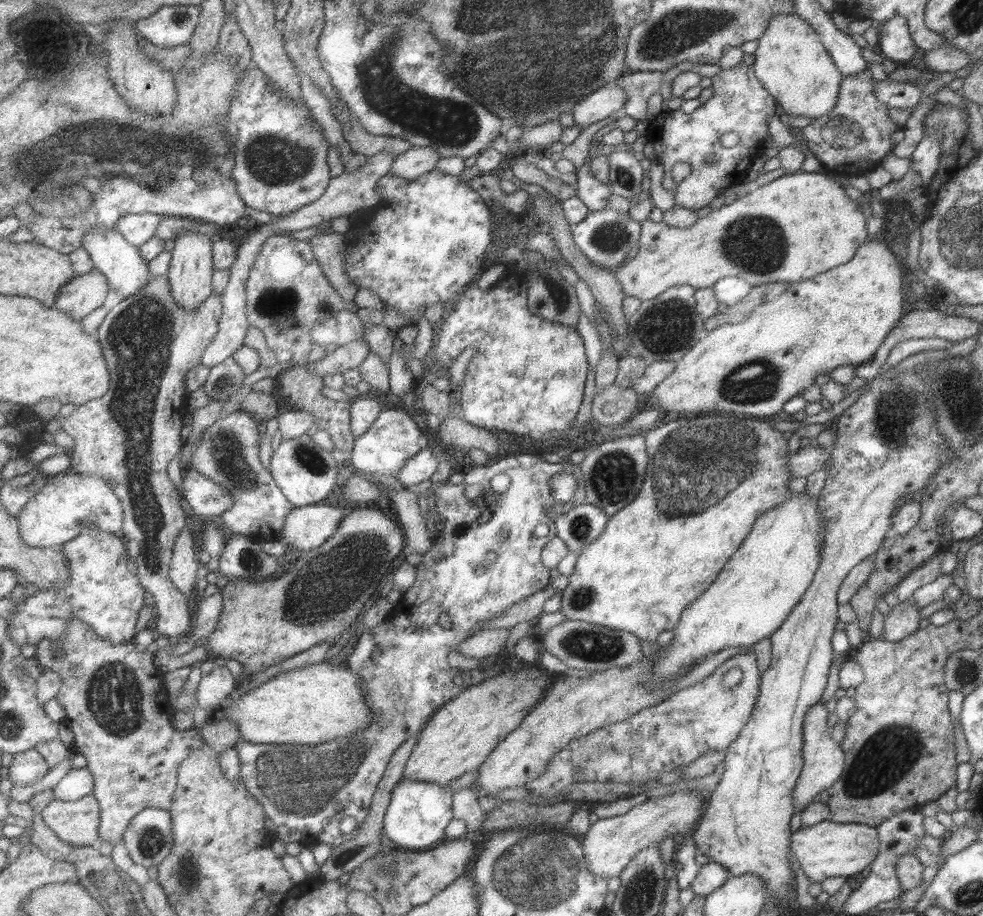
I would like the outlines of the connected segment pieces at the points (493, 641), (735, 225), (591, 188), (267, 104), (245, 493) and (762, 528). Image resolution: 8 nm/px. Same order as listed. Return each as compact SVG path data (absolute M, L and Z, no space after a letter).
M497 629L475 633L465 639L459 645L459 654L467 658L476 658L477 660L485 659L487 656L494 656L501 648L505 647L509 640L510 629Z
M801 171L794 172L793 174L785 173L765 185L752 187L748 193L741 194L736 199L727 200L726 204L722 205L721 208L718 210L713 209L707 216L697 219L693 225L689 225L687 228L671 227L663 223L663 221L653 222L648 219L641 221L637 253L634 257L627 259L621 266L617 267L614 270L614 275L617 277L617 282L621 284L623 296L633 296L640 301L651 300L675 285L687 284L694 289L711 287L719 279L728 276L742 278L752 286L775 282L801 282L801 280L807 280L807 278L811 278L815 274L821 274L821 272L825 272L825 270L829 270L829 268L833 268L837 264L849 262L853 258L857 247L871 240L867 236L866 217L855 204L856 202L849 200L845 196L845 190L841 185L830 180L830 174L828 173Z
M588 154L578 173L579 197L588 211L597 211L606 207L611 192L607 184L597 181L589 172L591 159L591 155Z
M255 65L245 70L244 78L236 90L238 92L232 103L231 114L228 114L228 118L231 116L231 127L237 136L235 166L231 175L237 181L237 189L245 203L251 209L279 217L291 215L320 200L329 188L333 176L329 172L327 162L330 145L323 135L323 130L318 126L319 122L312 116L312 111L308 106L301 107L283 95L266 73Z
M236 410L233 413L221 413L219 419L205 429L199 438L195 451L191 454L190 469L197 469L205 477L213 479L215 483L223 485L233 493L233 506L227 512L221 514L217 519L221 521L223 528L227 528L229 533L243 534L251 537L261 544L269 541L283 542L283 528L287 516L295 510L293 501L281 490L279 484L273 477L270 469L265 468L260 456L261 440L263 436L263 426L258 416L247 410Z
M801 491L791 493L791 497L781 504L757 516L744 542L721 568L715 581L680 615L679 623L672 630L673 638L653 662L653 673L657 673L661 680L668 680L674 678L681 667L687 667L693 661L699 662L705 655L727 647L751 647L761 638L771 636L801 599L819 567L823 525L817 512L817 500Z

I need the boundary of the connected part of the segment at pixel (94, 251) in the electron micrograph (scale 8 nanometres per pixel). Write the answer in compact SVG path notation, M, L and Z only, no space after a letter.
M95 226L85 236L83 247L91 253L95 268L107 275L112 290L117 290L119 294L123 294L124 299L129 298L129 294L139 292L153 278L151 269L149 269L150 262L145 262L140 247L131 244L118 229L103 230L101 226Z

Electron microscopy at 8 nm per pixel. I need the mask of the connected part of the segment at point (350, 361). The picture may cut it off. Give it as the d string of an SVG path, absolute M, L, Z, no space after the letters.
M363 338L340 346L321 362L309 363L307 367L309 371L323 375L323 378L336 372L345 374L351 368L360 367L371 352L370 344Z

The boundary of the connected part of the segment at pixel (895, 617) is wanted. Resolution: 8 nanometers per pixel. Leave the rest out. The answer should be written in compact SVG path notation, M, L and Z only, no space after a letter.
M906 598L901 604L890 608L883 620L882 637L891 642L897 642L918 629L920 609L910 604L911 598Z

